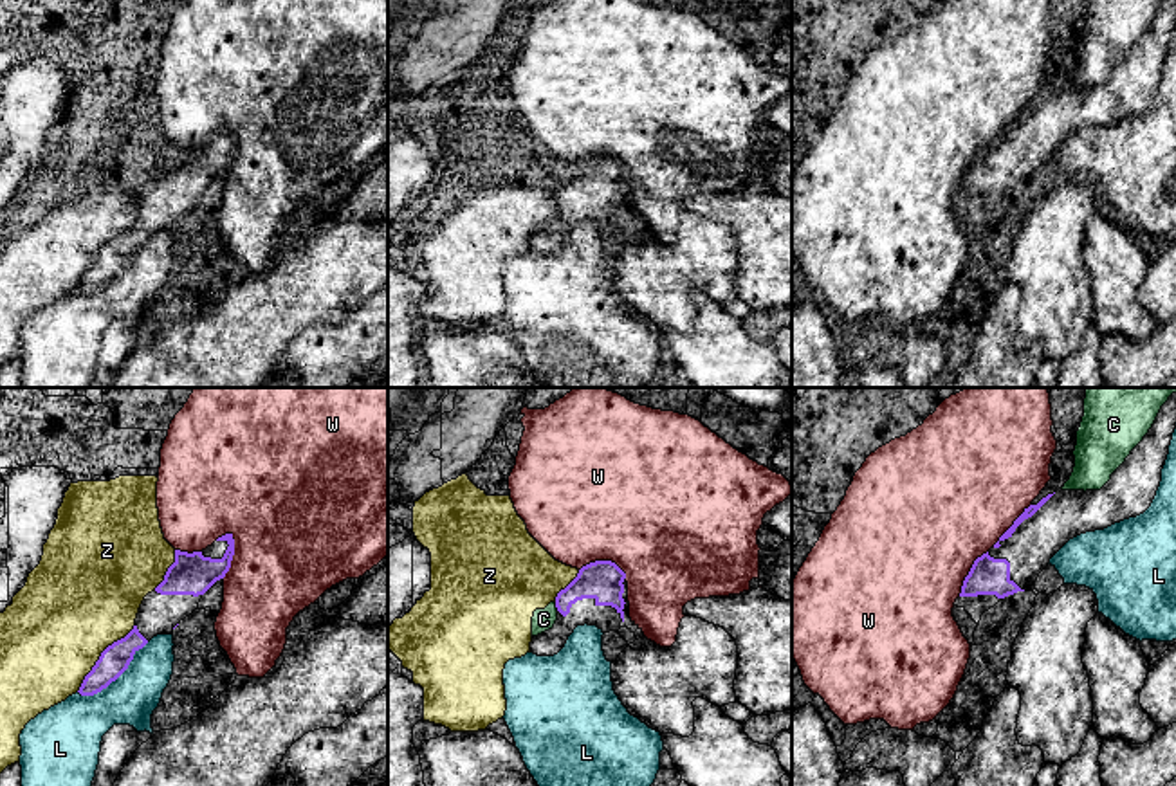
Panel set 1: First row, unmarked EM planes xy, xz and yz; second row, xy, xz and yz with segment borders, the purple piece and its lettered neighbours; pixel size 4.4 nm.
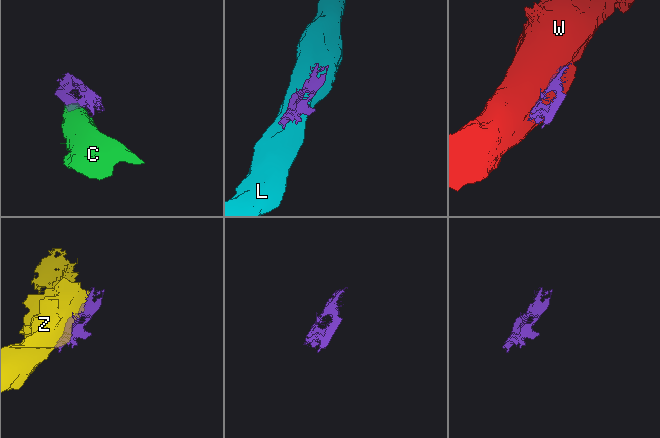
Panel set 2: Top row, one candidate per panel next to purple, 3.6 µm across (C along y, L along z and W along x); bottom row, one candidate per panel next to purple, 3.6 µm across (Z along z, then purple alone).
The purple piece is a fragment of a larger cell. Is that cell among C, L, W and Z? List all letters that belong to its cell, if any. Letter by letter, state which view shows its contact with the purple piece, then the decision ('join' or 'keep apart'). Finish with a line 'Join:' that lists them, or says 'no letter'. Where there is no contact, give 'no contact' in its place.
C: meets purple in xz; keep apart
L: meets purple in xy; keep apart
W: meets purple in xy; keep apart
Z: meets purple in xy; keep apart
Join: no letter

